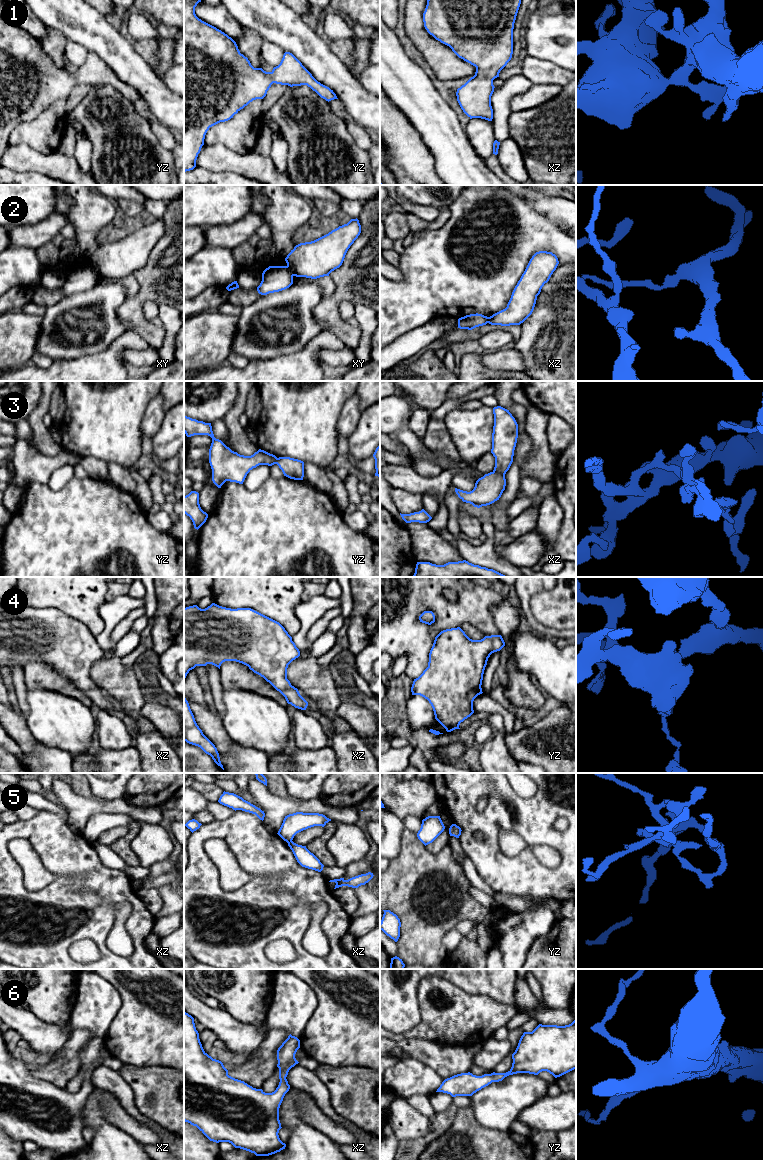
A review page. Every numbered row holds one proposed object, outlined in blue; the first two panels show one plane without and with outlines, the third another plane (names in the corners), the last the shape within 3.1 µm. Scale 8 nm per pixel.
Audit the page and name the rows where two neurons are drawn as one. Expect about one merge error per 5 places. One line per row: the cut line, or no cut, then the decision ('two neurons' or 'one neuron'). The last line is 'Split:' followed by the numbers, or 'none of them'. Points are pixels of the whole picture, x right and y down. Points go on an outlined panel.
1: no cut | one neuron
2: xy (287, 265), (294, 275) | two neurons
3: xz (493, 470), (504, 475) | two neurons
4: no cut | one neuron
5: xz (291, 840), (287, 842) | two neurons
6: no cut | one neuron
Split: 2, 3, 5

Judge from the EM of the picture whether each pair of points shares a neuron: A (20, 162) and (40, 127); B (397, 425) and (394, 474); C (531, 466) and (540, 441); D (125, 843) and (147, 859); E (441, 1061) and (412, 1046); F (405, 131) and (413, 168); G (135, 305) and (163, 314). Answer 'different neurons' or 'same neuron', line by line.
A: different neurons
B: different neurons
C: same neuron
D: different neurons
E: same neuron
F: same neuron
G: different neurons

